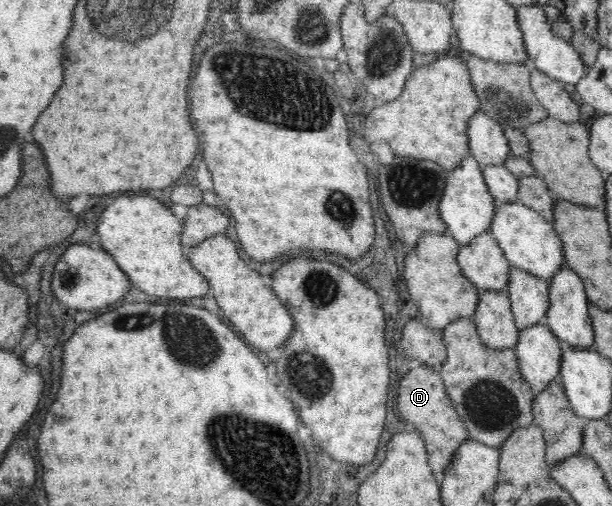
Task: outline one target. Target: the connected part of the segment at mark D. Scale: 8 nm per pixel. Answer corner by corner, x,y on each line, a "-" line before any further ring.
413,364
410,372
400,380
398,390
399,398
395,410
401,416
401,423
409,422
416,426
416,430
426,442
426,454
433,475
441,482
446,466
457,452
457,447
468,440
468,430
447,395
438,368

